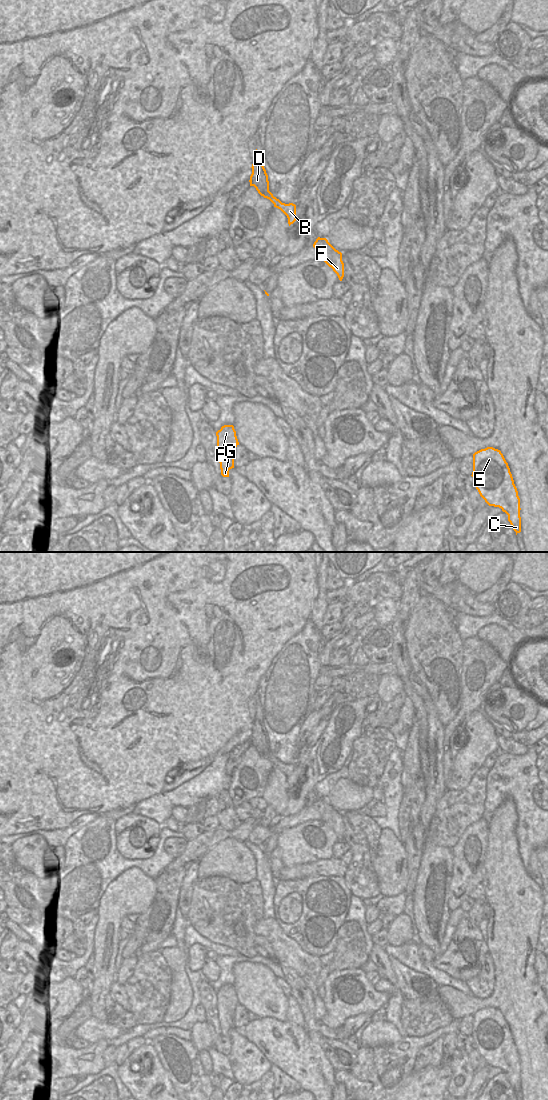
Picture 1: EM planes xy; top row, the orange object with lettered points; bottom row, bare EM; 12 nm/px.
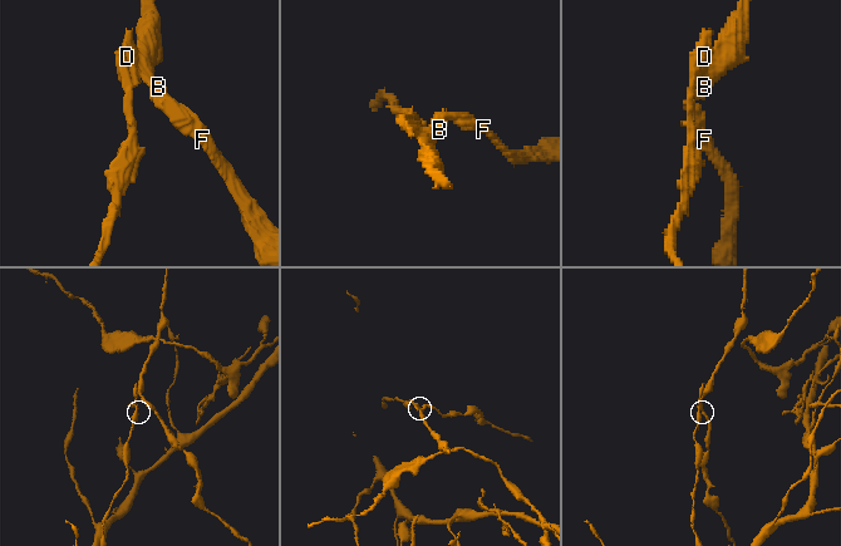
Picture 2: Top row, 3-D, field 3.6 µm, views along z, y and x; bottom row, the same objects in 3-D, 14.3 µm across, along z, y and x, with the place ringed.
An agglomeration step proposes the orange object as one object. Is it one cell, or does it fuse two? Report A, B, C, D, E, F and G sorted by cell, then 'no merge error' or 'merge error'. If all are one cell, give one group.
A D G / B C E F; merge error

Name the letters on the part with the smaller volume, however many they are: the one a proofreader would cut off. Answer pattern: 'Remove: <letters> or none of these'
Remove: B, C, E, F.

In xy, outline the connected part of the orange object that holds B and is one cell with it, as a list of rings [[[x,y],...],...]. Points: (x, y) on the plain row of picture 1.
[[[270,751],[269,755],[271,756],[269,760],[274,764],[274,767],[280,769],[287,776],[289,786],[293,784],[296,781],[296,765],[293,763],[282,763]]]

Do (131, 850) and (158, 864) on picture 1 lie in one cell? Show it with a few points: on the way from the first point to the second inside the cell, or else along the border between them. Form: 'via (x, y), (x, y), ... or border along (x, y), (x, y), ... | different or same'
border along (160, 838), (151, 856), (147, 858), (124, 858) | different

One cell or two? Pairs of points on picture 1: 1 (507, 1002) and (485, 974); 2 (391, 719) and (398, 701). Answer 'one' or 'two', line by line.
1: two
2: one

